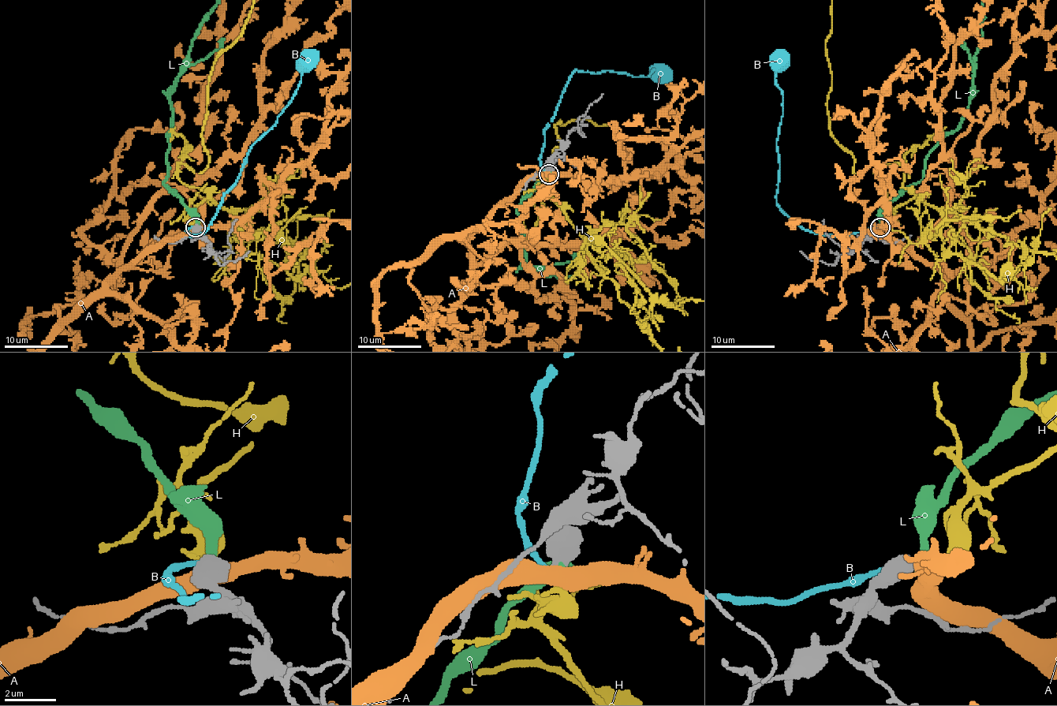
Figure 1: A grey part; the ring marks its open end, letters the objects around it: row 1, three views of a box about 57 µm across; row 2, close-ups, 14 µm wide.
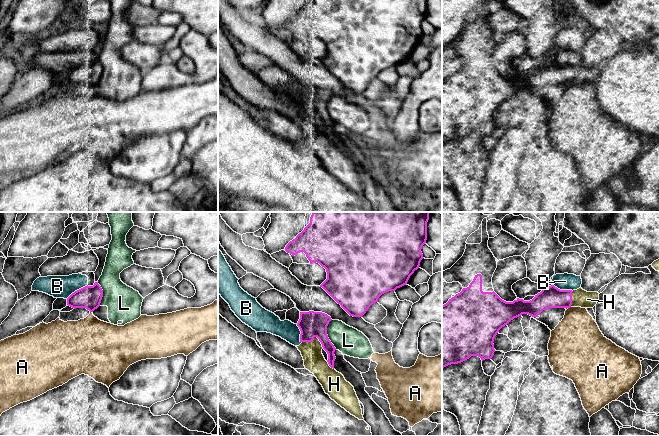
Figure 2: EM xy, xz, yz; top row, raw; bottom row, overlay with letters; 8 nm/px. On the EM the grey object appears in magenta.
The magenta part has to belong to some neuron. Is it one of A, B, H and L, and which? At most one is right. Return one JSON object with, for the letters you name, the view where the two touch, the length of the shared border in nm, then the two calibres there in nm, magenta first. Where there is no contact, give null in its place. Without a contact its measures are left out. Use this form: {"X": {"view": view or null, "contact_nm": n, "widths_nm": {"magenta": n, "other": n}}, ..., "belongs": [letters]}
{"H": {"view": "xz", "contact_nm": 190, "widths_nm": {"magenta": 220, "other": 170}}, "belongs": ["H"]}

